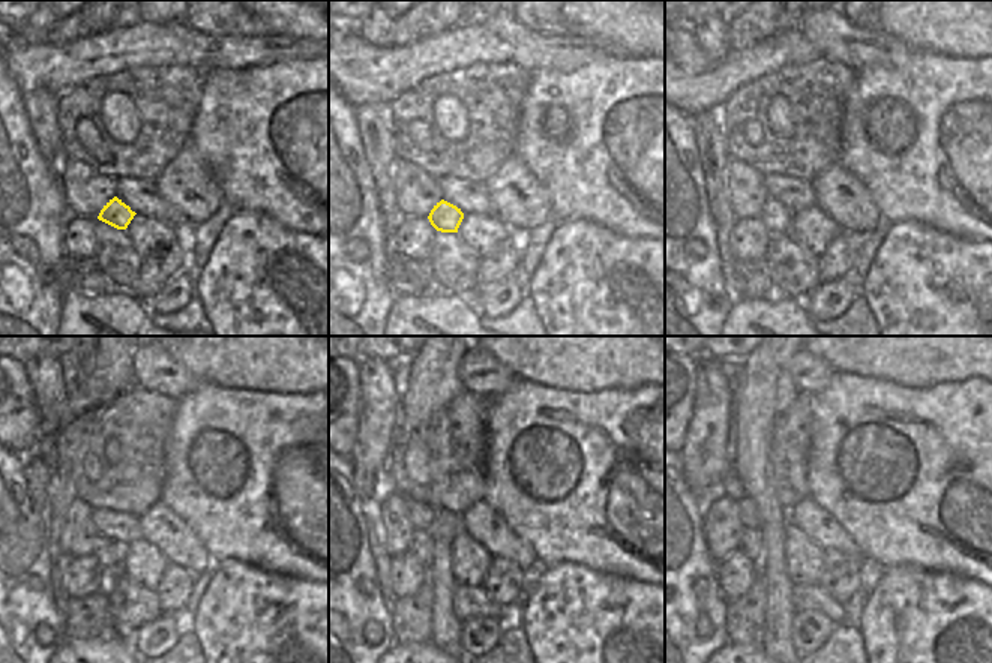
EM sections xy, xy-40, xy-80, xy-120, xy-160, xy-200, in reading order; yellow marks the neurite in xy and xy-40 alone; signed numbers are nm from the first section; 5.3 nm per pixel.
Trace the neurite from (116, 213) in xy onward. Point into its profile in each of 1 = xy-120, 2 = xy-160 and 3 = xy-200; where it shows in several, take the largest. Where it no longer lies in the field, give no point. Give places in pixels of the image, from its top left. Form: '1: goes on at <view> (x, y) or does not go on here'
1: goes on at xy-120 (110, 555)
2: goes on at xy-160 (420, 543)
3: goes on at xy-200 (751, 540)

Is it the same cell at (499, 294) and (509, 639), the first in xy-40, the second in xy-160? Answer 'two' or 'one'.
two

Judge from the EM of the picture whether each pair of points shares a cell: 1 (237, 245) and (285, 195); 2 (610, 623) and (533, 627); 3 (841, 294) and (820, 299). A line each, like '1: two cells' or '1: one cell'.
1: two cells
2: one cell
3: one cell

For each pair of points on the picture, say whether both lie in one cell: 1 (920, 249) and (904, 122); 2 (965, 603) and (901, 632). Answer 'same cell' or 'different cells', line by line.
1: different cells
2: same cell

